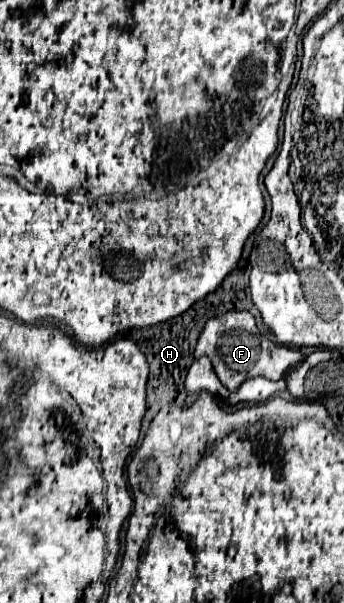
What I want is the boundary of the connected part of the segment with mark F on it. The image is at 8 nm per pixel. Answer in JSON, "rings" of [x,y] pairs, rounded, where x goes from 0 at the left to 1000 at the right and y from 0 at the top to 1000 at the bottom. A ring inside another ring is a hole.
{"rings":[[[663,516],[651,526],[605,529],[576,559],[564,589],[610,592],[640,635],[663,648],[686,648],[703,632],[715,632],[721,625],[738,625],[738,622],[762,622],[791,632],[808,632],[837,619],[837,612],[849,612],[860,602],[890,595],[884,585],[843,579],[831,572],[808,572],[808,569],[785,566],[779,559],[767,559],[727,516]]]}

